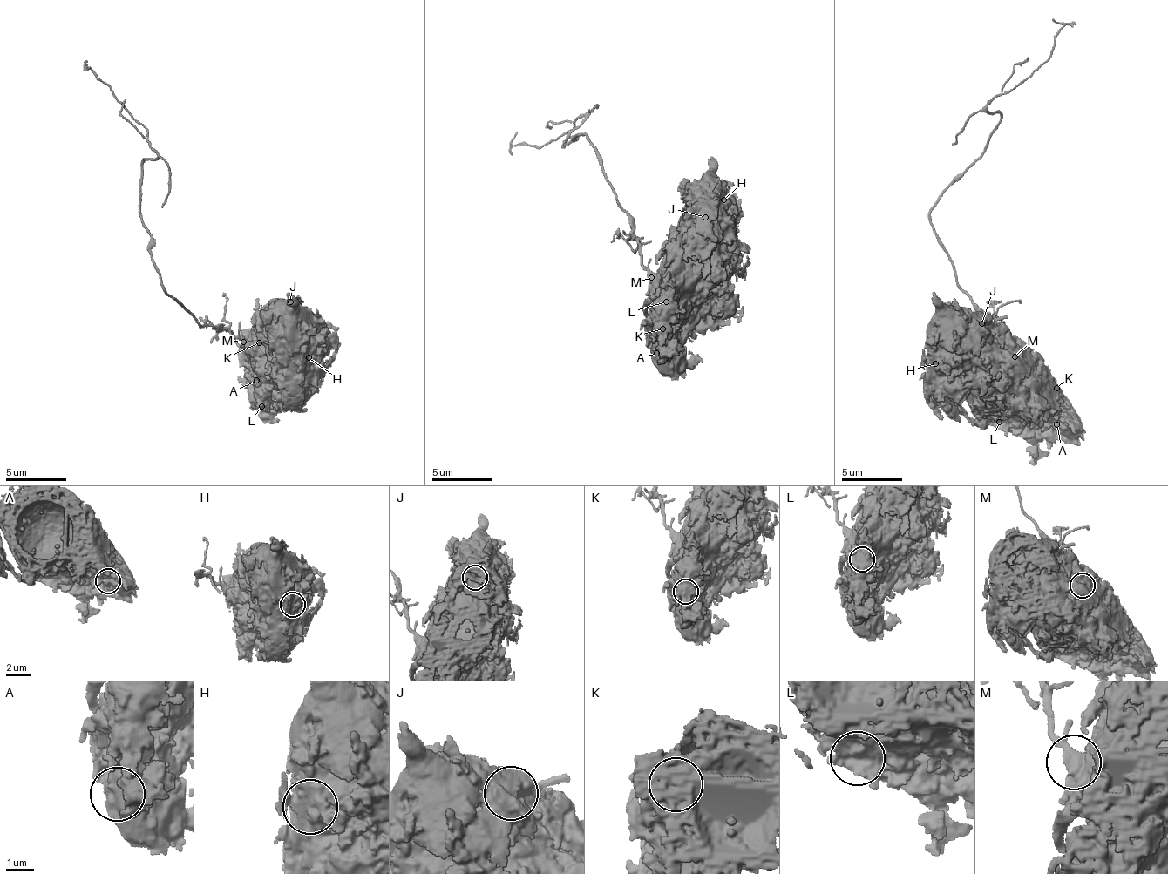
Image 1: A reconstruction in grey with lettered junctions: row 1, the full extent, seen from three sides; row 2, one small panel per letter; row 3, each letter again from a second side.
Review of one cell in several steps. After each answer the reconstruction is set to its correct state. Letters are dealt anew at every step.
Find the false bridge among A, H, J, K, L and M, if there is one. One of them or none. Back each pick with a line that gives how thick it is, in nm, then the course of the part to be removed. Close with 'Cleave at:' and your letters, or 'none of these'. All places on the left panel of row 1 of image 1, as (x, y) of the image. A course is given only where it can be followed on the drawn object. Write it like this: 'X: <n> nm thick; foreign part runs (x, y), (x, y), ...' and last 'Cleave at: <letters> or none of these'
M: 600 nm thick; foreign part runs (244, 342), (198, 321), (166, 286), (139, 212), (144, 161), (158, 153), (149, 145), (145, 127), (90, 67)
Cleave at: M

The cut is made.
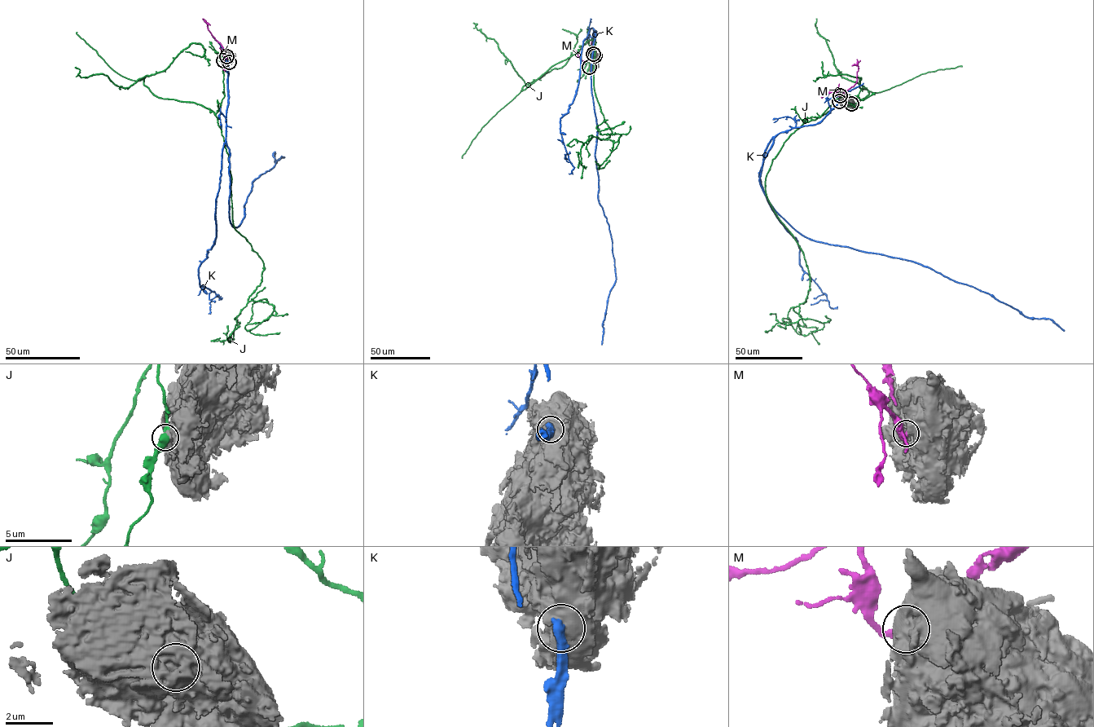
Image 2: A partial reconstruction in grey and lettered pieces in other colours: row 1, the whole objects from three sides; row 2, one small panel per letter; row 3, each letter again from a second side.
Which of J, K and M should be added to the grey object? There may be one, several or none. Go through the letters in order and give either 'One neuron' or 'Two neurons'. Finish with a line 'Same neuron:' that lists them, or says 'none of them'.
J: Two neurons
K: Two neurons
M: Two neurons
Same neuron: none of them

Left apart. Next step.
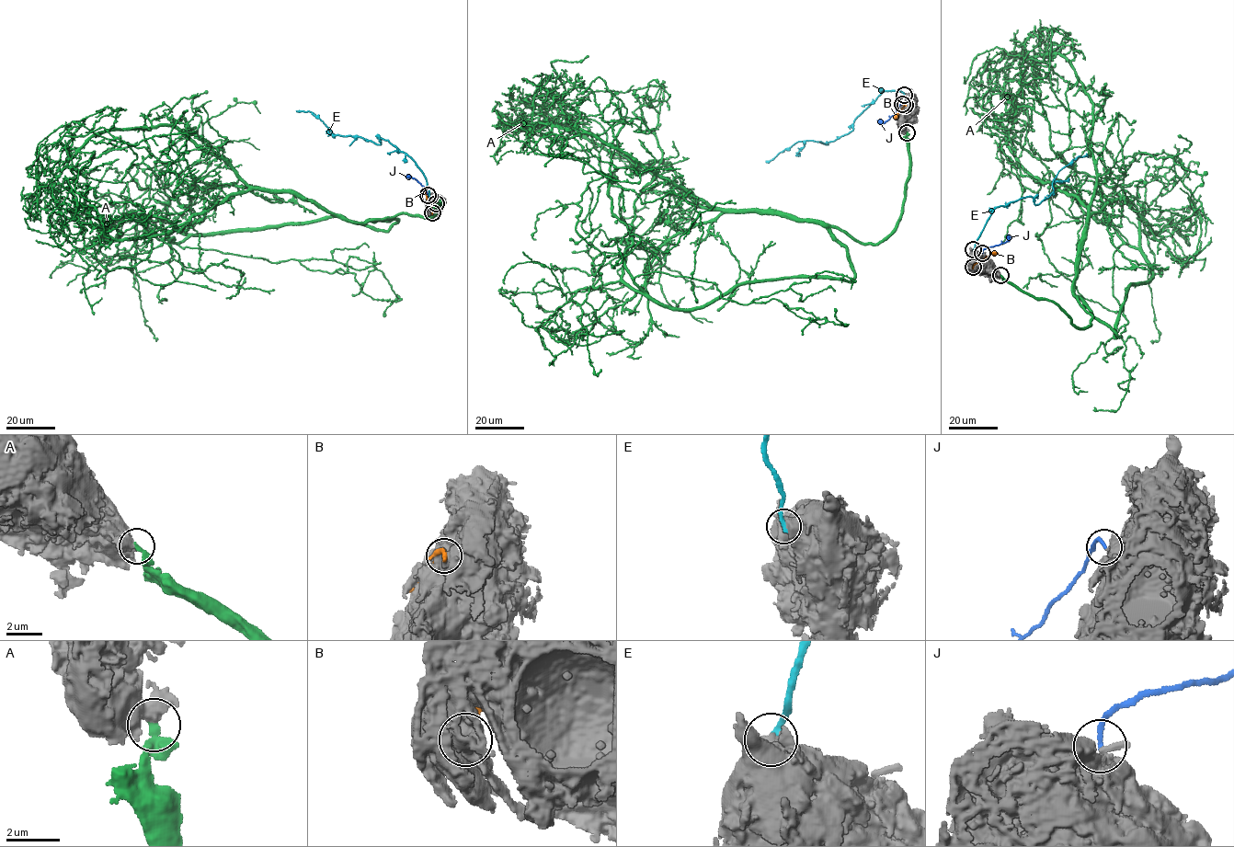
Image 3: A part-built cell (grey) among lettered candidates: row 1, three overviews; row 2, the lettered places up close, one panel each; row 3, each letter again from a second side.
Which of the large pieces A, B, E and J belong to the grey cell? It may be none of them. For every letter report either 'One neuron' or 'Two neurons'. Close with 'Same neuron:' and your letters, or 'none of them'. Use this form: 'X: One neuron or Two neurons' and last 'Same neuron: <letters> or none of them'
A: One neuron
B: Two neurons
E: Two neurons
J: Two neurons
Same neuron: A

